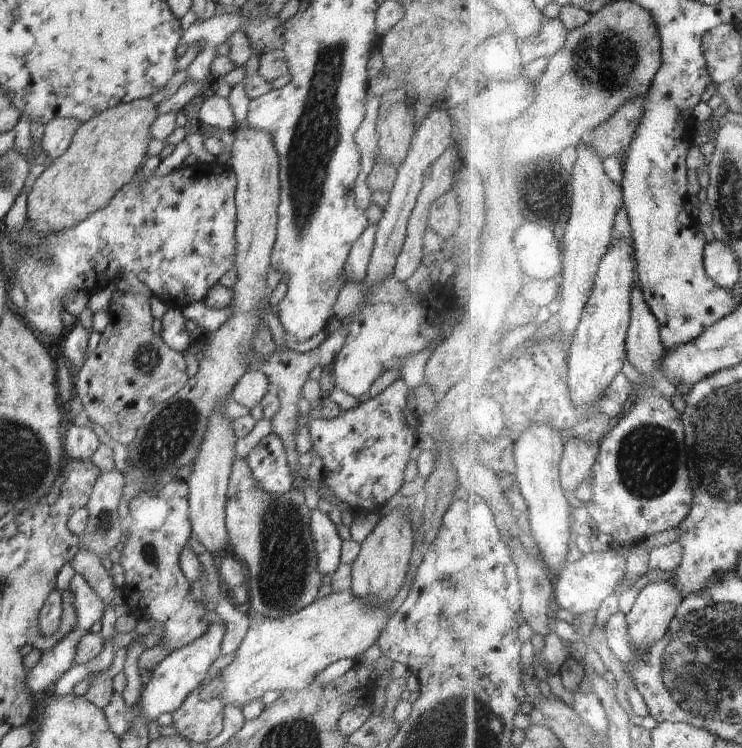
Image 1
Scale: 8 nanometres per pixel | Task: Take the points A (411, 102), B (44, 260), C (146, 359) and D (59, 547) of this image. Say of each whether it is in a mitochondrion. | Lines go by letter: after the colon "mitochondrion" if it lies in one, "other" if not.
A: other
B: mitochondrion
C: mitochondrion
D: other

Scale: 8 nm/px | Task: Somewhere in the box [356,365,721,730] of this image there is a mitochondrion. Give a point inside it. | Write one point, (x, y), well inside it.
(650, 461)

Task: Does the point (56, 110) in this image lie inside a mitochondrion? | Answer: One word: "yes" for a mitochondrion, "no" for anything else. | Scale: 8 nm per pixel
no

